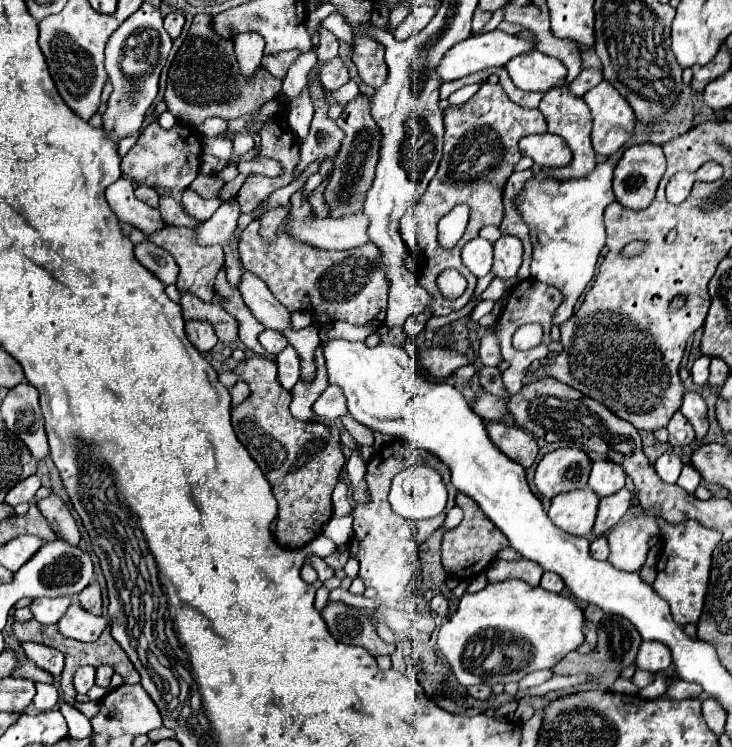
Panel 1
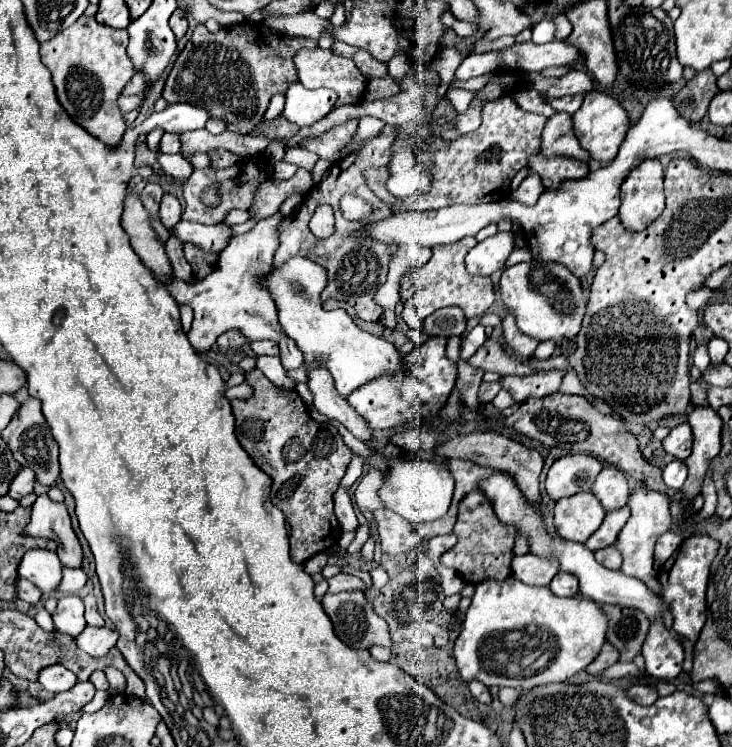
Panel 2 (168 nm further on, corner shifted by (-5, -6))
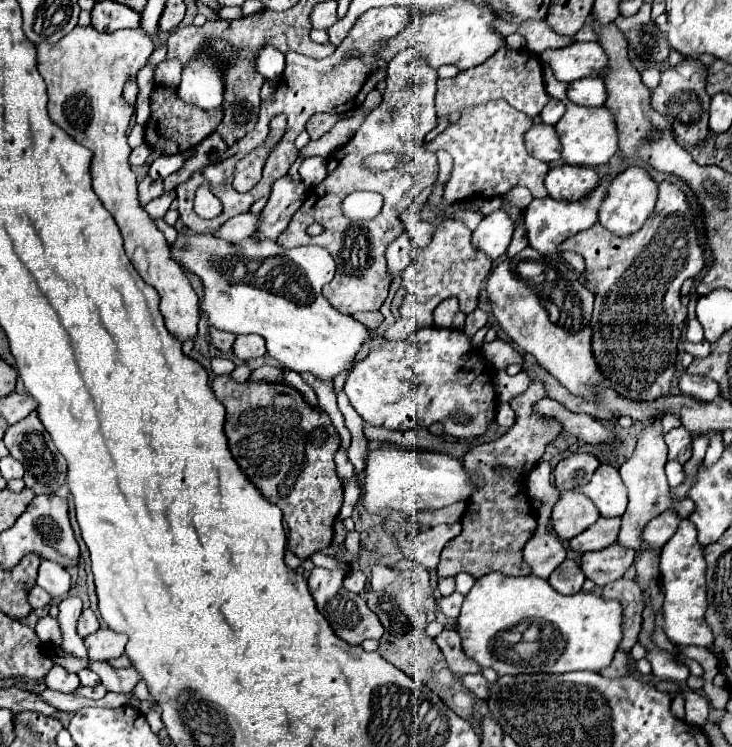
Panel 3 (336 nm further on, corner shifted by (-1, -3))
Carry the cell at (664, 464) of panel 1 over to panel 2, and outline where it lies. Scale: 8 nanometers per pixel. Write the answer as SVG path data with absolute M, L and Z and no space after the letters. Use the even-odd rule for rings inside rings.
M673 460L663 468L663 482L673 490L681 490L685 478L687 478L687 466L681 460Z

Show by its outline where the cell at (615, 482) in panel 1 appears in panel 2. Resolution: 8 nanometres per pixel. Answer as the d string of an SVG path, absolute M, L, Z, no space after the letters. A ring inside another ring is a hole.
M605 466L593 484L593 494L599 498L601 506L607 512L617 510L627 504L629 482L621 470L613 466Z

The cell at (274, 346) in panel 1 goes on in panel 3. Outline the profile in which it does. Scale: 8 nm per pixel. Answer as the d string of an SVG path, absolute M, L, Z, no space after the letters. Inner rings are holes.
M241 335L235 339L233 355L243 361L253 359L253 357L263 357L265 355L265 339L261 339L259 335Z

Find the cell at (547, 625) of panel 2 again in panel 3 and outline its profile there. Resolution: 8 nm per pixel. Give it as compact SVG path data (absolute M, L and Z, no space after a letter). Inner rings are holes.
M487 573L475 581L469 595L465 595L461 615L457 619L457 631L467 657L479 667L491 667L497 675L521 675L521 673L567 673L567 671L601 671L611 665L615 651L623 637L623 607L615 599L603 599L595 593L561 595L545 579L535 575L509 577L503 573ZM537 629L539 635L531 637L527 631Z

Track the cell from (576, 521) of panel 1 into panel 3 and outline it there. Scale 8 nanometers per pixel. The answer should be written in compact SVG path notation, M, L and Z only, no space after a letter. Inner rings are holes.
M565 491L561 499L555 503L551 513L553 529L559 535L559 539L565 539L565 541L583 533L597 519L599 519L599 511L591 503L591 499L575 491Z

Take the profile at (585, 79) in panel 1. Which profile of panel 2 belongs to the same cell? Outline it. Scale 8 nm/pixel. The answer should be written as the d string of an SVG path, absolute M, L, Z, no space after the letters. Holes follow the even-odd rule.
M573 94L573 96L565 96L565 98L555 98L555 100L547 100L555 110L559 112L567 112L567 114L573 114L581 108L583 104L583 94Z

